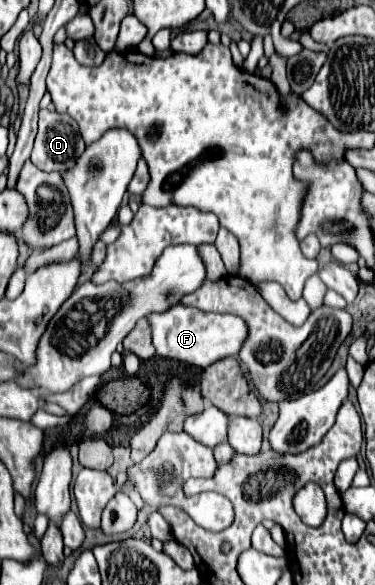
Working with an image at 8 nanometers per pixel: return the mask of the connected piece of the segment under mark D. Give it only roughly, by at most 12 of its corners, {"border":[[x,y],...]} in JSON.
{"border":[[39,111],[31,161],[71,169],[85,143],[63,113]]}

